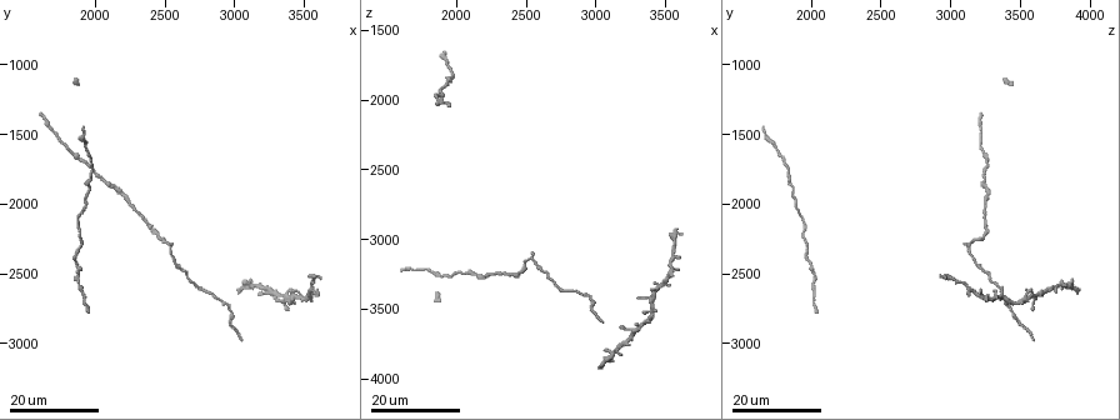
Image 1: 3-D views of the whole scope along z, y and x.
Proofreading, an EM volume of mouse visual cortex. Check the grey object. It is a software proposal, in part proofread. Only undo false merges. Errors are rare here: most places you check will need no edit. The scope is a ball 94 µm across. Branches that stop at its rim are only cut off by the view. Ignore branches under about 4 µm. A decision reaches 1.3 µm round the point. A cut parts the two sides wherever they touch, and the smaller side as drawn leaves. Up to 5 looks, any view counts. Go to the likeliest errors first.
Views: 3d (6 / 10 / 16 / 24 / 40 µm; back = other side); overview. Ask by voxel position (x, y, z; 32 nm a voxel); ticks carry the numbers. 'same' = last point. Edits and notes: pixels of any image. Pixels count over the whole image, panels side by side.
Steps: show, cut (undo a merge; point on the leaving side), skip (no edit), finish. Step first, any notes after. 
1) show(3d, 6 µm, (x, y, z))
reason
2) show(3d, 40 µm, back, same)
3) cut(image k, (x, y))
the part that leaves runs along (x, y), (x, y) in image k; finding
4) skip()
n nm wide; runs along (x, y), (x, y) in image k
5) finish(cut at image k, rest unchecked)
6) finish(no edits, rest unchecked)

show(3d, 16 µm, (2980, 2780, 3440))

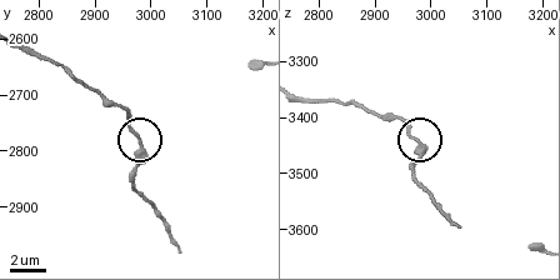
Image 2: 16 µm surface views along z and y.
show(3d, 10 µm, (2985, 2795, 3445))

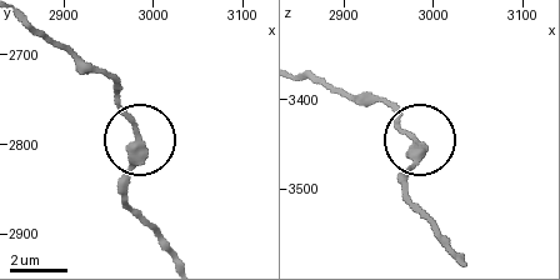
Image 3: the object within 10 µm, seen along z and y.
show(3d, 6 µm, (2980, 2795, 3450))
closer look

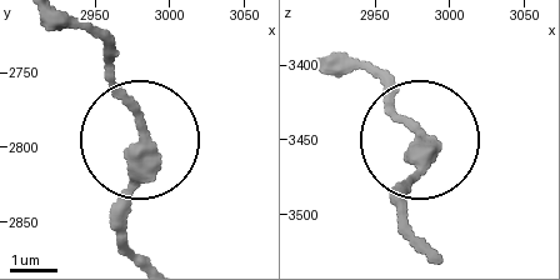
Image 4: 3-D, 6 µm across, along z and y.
skip()
290 nm wide; runs along (80, 21), (139, 129), (128, 256) in image 4; one neuron here

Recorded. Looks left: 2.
show(3d, 24 µm, (3280, 2620, 3680))
branch point

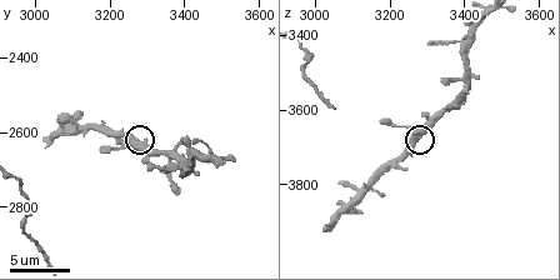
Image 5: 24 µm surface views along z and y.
show(3d, 10 µm, (3280, 2630, 3670))
zoom in

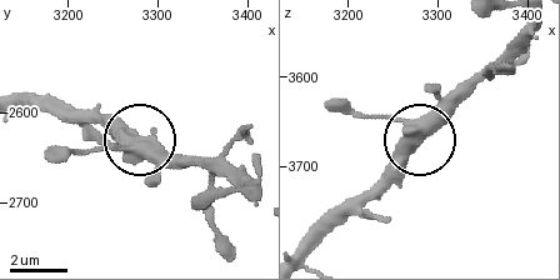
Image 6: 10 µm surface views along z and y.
skip()
side arm 12 µm; all the same neuron

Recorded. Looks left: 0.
finish(no edits, rest unchecked)

